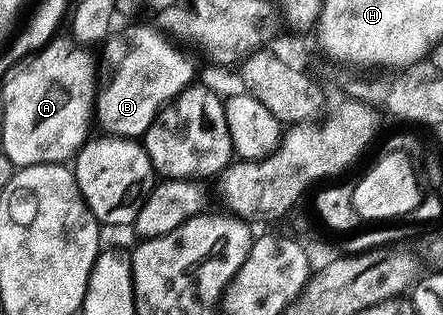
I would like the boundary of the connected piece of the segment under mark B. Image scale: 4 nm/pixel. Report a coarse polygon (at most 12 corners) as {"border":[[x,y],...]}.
{"border":[[130,32],[95,100],[106,135],[140,139],[194,81],[168,37]]}

